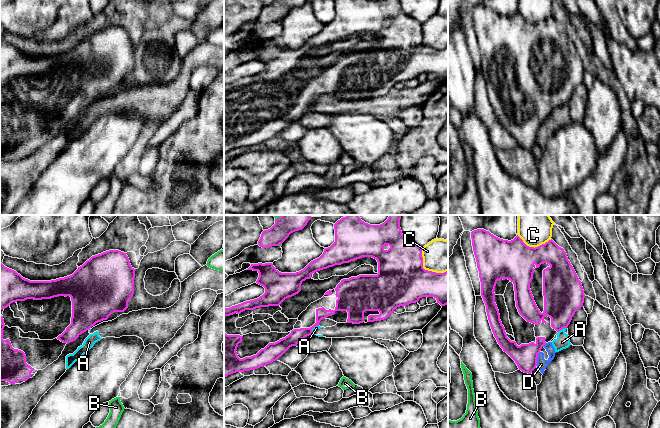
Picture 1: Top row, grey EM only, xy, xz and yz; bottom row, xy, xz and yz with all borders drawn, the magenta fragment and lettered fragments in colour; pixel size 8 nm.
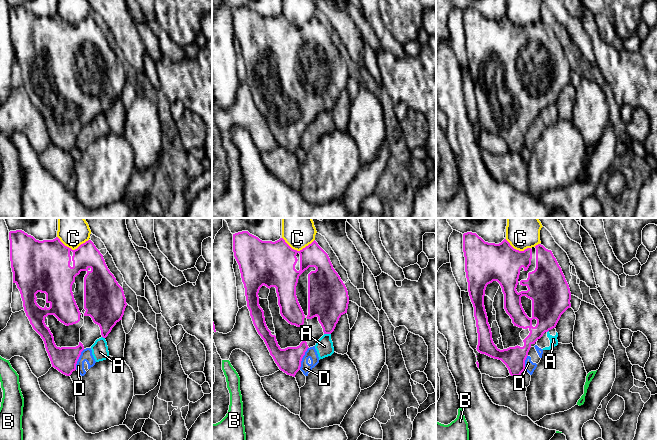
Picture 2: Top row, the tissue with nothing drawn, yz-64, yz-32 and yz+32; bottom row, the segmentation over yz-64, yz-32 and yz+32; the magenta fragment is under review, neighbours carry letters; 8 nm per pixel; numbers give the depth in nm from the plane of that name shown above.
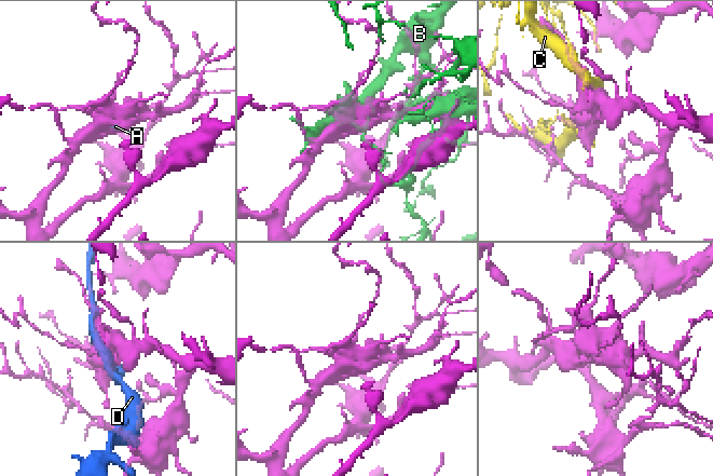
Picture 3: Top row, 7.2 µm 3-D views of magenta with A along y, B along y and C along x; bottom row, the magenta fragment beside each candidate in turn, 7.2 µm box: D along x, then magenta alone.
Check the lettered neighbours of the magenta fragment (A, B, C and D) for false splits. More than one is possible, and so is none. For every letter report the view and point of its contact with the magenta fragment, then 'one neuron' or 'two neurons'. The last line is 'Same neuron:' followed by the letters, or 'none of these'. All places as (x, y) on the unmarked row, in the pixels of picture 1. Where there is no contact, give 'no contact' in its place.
A: meets magenta in yz at (562, 104); two neurons
B: meets magenta in xz at (279, 20); two neurons
C: meets magenta in xz at (424, 45); two neurons
D: meets magenta in yz at (536, 135); two neurons
Same neuron: none of these

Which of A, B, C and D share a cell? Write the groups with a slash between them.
A D / B / C

